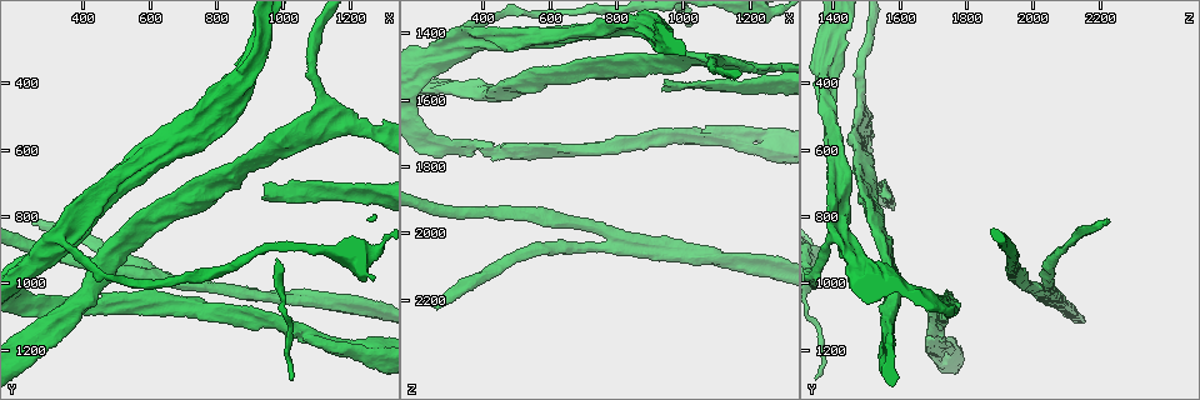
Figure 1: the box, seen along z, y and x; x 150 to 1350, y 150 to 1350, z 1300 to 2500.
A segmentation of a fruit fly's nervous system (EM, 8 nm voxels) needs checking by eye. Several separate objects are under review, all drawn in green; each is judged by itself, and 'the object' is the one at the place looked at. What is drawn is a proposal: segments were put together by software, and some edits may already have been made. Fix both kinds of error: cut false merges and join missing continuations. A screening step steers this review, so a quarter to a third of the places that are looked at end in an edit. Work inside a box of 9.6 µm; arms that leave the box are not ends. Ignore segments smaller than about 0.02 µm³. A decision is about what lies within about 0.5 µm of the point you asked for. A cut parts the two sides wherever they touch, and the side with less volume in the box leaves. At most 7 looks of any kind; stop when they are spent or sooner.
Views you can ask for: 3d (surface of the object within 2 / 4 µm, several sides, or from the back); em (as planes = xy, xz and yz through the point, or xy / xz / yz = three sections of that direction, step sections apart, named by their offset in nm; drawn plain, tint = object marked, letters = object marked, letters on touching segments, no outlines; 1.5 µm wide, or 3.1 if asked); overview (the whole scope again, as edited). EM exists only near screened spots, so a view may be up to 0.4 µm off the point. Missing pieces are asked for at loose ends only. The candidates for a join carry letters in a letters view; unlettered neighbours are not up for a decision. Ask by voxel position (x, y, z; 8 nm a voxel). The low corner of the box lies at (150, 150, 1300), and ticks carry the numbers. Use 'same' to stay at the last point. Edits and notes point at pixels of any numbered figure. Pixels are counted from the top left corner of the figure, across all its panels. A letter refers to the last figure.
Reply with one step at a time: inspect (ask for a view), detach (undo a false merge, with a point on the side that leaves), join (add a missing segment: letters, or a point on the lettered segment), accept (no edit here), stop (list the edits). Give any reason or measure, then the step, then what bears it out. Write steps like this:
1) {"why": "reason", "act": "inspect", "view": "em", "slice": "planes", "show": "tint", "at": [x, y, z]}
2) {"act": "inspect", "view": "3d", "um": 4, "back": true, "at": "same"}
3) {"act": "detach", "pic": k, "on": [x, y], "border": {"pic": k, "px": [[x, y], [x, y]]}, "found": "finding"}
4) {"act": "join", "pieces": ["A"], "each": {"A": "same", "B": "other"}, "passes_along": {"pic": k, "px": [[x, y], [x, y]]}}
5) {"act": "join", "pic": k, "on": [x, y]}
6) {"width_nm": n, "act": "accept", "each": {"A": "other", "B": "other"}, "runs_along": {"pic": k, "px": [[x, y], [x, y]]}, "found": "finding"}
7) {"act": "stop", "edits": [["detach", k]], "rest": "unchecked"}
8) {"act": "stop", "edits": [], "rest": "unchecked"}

{"why": "branch stops here", "act": "inspect", "view": "3d", "um": 2, "at": [740, 690, 1470]}

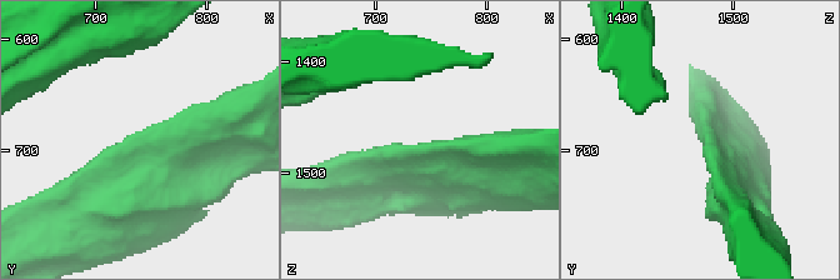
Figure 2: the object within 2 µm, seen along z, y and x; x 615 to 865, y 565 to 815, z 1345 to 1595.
{"arm_widths_nm": [220, 340], "act": "inspect", "view": "em", "slice": "planes", "show": "letters", "at": [726, 686, 1480]}

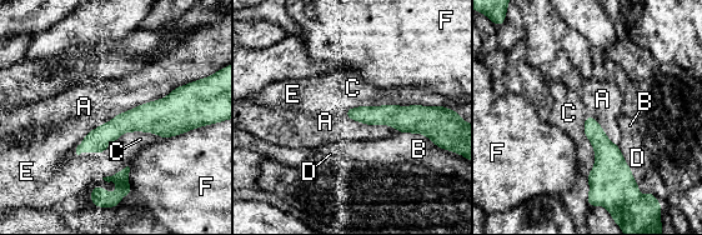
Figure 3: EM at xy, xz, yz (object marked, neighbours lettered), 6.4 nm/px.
{"longest_contact_nm": ["A", 900], "act": "accept", "each": {"A": "other", "B": "other", "C": "other", "D": "other", "E": "other", "F": "other"}, "runs_along": {"pic": 3, "px": [[182, 89], [156, 116], [80, 148]]}, "found": "none of them fits"}

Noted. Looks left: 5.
{"why": "arms part here", "act": "inspect", "view": "em", "slice": "planes", "show": "letters", "at": [440, 760, 1410]}

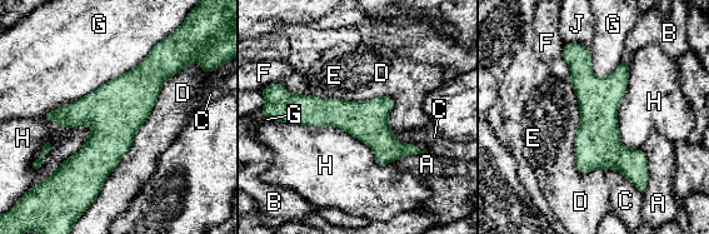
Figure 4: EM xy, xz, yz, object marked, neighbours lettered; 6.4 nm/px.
{"width_nm": 260, "act": "accept", "each": {"A": "other", "B": "other", "C": "other", "D": "other", "E": "other", "F": "other", "G": "other", "H": "other", "J": "other"}, "runs_along": {"pic": 4, "px": [[154, 54], [91, 189]]}, "found": "continuous, no second neuron"}

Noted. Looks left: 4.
{"act": "inspect", "view": "3d", "um": 4, "at": [250, 820, 2210]}

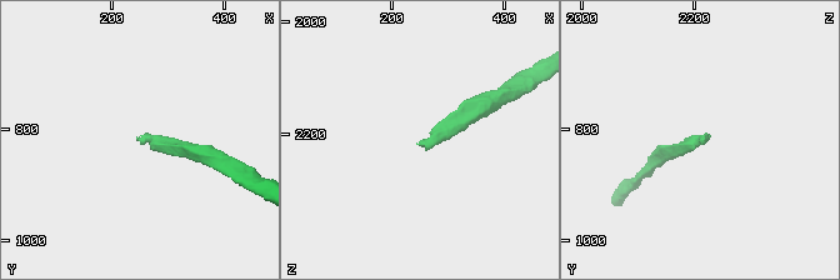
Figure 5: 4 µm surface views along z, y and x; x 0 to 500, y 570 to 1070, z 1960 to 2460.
{"why": "now the EM", "act": "inspect", "view": "em", "slice": "planes", "show": "tint", "at": [240, 820, 2215]}

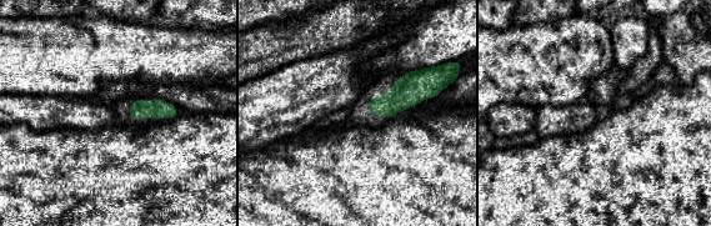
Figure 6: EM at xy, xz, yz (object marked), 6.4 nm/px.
{"act": "inspect", "view": "em", "slice": "planes", "show": "letters", "at": "same"}

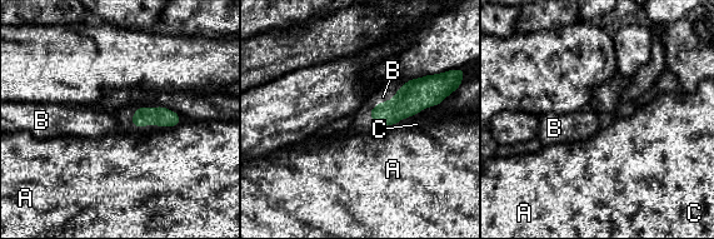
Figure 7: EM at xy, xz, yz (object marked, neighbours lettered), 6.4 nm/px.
{"width_nm": 120, "longest_contact_nm": ["A", 140], "act": "accept", "each": {"A": "other", "B": "other", "C": "other"}, "found": "no lettered segment goes on from it"}

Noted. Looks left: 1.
{"act": "stop", "edits": [], "rest": "unchecked"}

